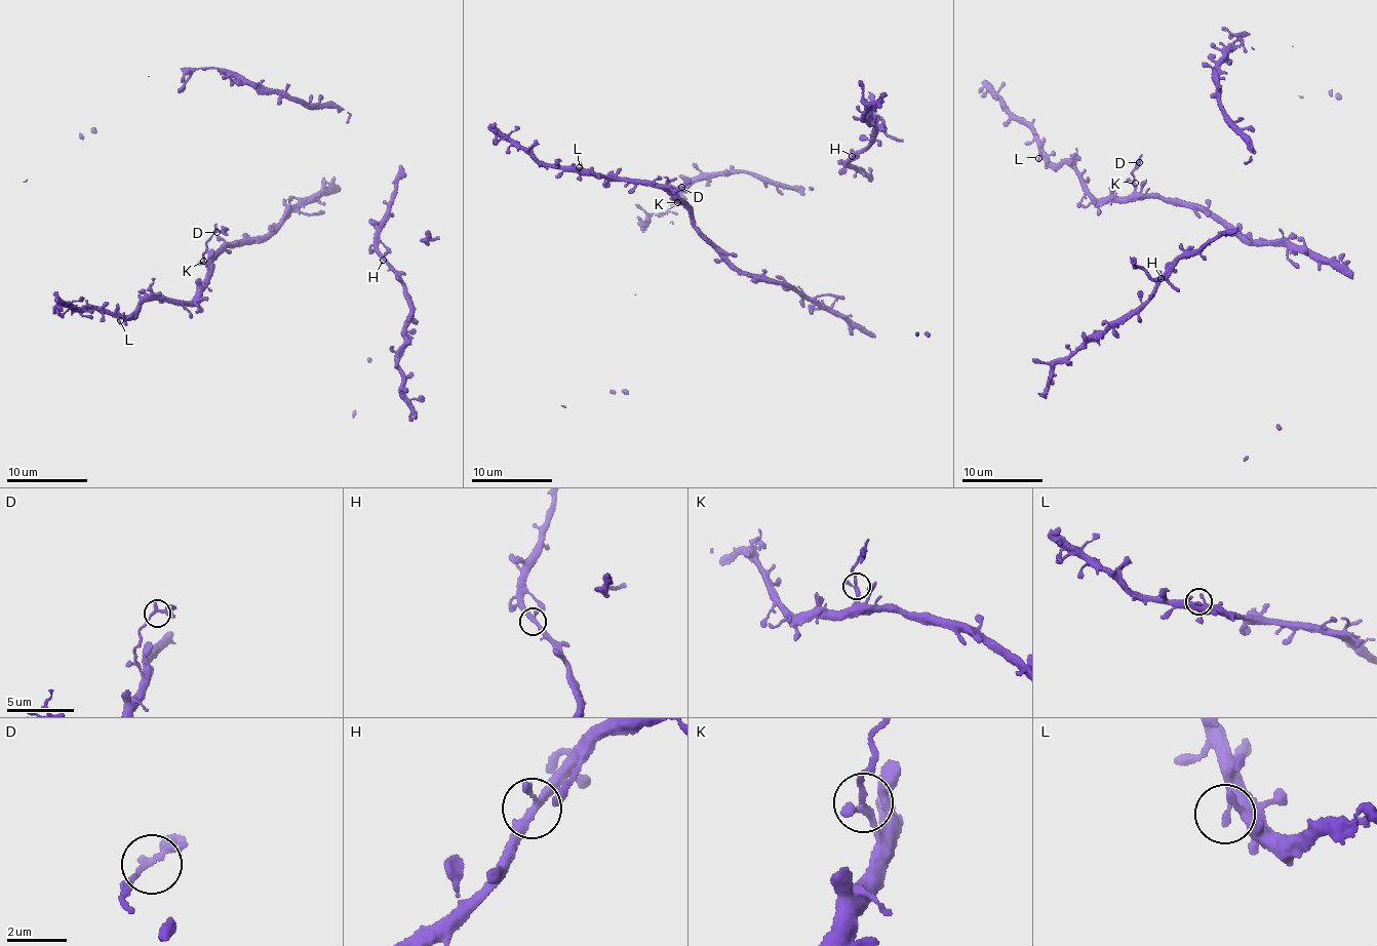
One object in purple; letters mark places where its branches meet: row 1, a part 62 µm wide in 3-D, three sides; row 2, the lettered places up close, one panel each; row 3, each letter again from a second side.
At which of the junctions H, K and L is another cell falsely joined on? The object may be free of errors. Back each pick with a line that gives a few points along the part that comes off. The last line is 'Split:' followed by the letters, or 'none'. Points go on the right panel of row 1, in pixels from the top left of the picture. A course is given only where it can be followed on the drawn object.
K: foreign part runs (1135, 183), (1132, 169), (1138, 162)
Split: K

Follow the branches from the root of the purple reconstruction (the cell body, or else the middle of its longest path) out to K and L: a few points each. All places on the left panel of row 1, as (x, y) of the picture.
K: (262, 237), (226, 247), (213, 262), (210, 261), (211, 268), (203, 261)
L: (262, 237), (226, 247), (213, 262), (210, 261), (212, 270), (189, 302), (146, 301), (120, 320)

